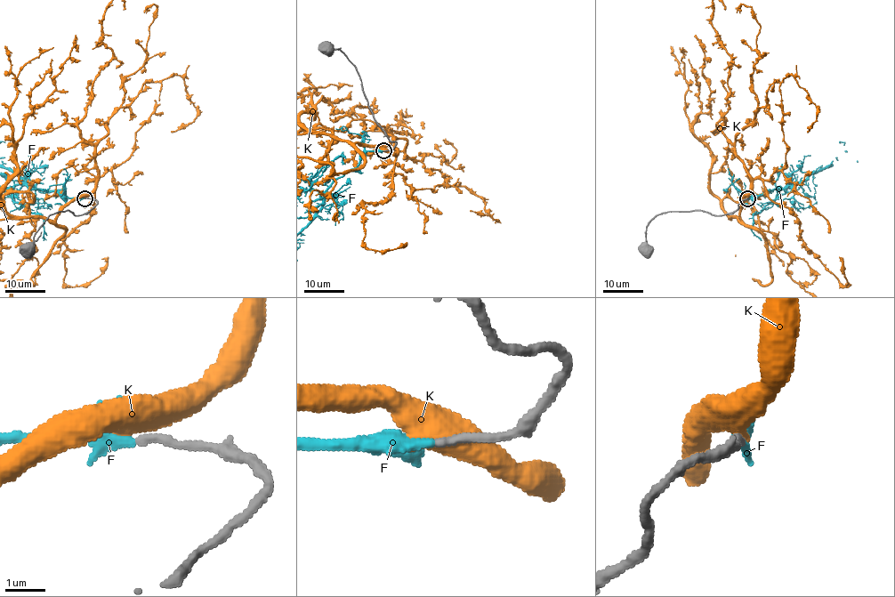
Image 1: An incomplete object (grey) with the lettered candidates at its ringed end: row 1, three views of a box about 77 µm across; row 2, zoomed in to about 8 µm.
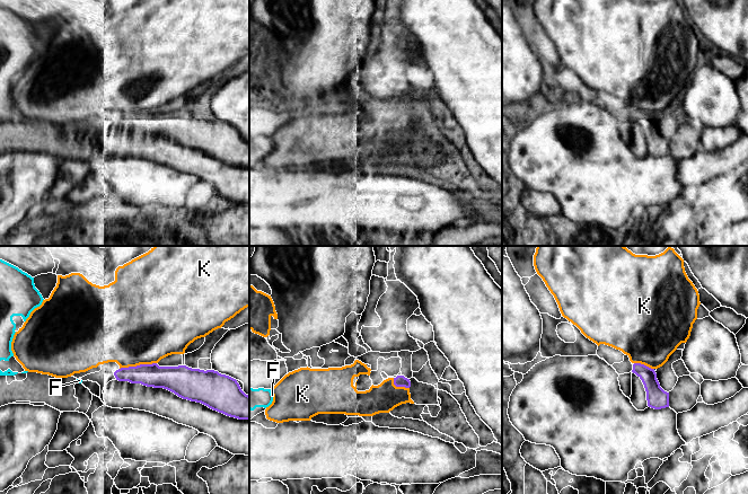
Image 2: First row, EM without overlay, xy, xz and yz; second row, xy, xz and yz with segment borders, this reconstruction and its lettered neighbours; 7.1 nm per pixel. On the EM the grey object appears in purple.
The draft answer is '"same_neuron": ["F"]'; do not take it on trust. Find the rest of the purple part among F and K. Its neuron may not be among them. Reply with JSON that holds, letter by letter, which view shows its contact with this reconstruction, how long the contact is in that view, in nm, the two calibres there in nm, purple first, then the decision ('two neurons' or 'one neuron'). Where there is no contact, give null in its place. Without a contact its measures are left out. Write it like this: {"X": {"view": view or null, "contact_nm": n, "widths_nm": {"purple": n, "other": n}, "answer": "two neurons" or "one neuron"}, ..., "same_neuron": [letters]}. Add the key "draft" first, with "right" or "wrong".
{"draft": "right", "F": {"view": null, "answer": "one neuron"}, "K": {"view": "xy", "contact_nm": 260, "widths_nm": {"purple": 170, "other": 480}, "answer": "two neurons"}, "same_neuron": ["F"]}

